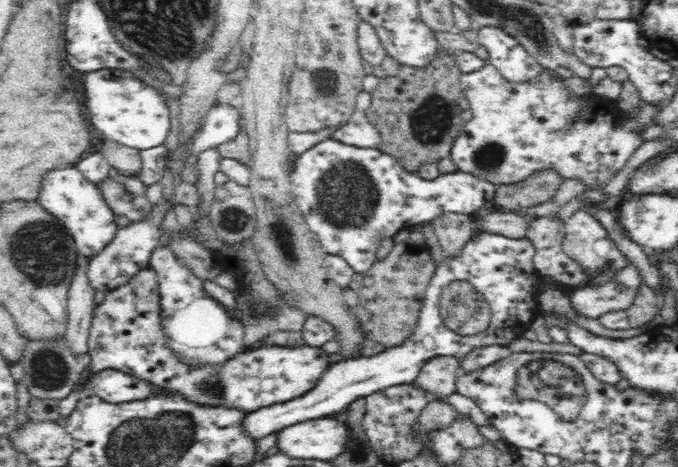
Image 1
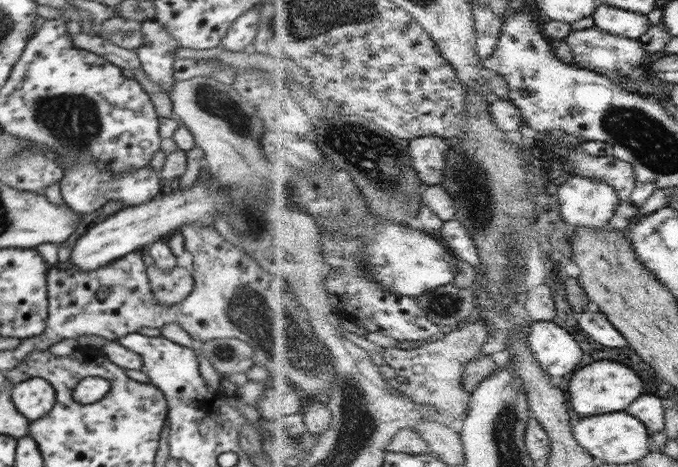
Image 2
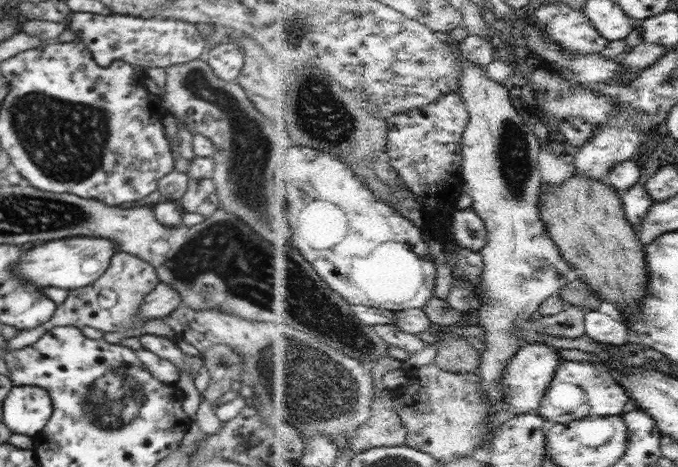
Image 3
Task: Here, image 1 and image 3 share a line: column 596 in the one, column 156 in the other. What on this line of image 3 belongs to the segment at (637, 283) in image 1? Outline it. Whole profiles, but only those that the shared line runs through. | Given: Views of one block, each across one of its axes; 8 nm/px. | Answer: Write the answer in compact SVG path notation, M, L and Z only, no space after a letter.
M160 283L144 297L140 306L139 317L150 320L169 316L172 311L182 306L180 293L168 284Z

